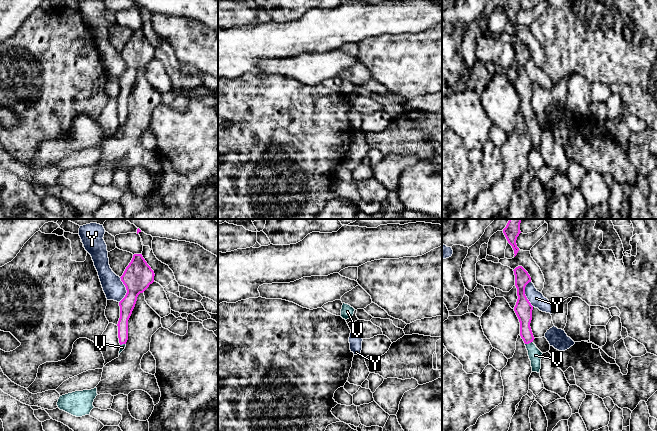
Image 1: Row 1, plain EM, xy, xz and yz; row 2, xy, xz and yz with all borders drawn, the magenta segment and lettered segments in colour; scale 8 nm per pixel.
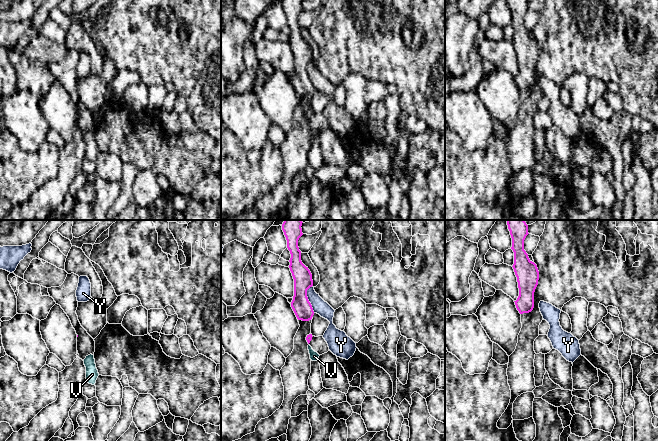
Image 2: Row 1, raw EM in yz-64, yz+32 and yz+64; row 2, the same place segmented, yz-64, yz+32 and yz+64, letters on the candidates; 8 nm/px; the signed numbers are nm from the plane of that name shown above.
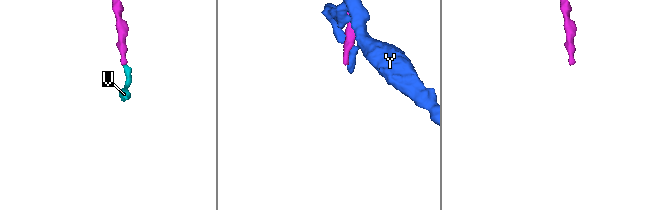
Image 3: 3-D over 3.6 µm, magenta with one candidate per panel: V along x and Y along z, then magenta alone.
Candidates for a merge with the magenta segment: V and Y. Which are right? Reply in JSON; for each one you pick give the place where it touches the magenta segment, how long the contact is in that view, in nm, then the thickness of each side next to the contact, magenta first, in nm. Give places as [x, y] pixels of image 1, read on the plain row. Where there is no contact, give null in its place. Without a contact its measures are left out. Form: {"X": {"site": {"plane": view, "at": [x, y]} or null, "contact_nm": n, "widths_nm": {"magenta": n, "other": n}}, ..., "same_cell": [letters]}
{"V": {"site": {"plane": "yz", "at": [528, 119]}, "contact_nm": 70, "widths_nm": {"magenta": 130, "other": 110}}, "same_cell": ["V"]}

